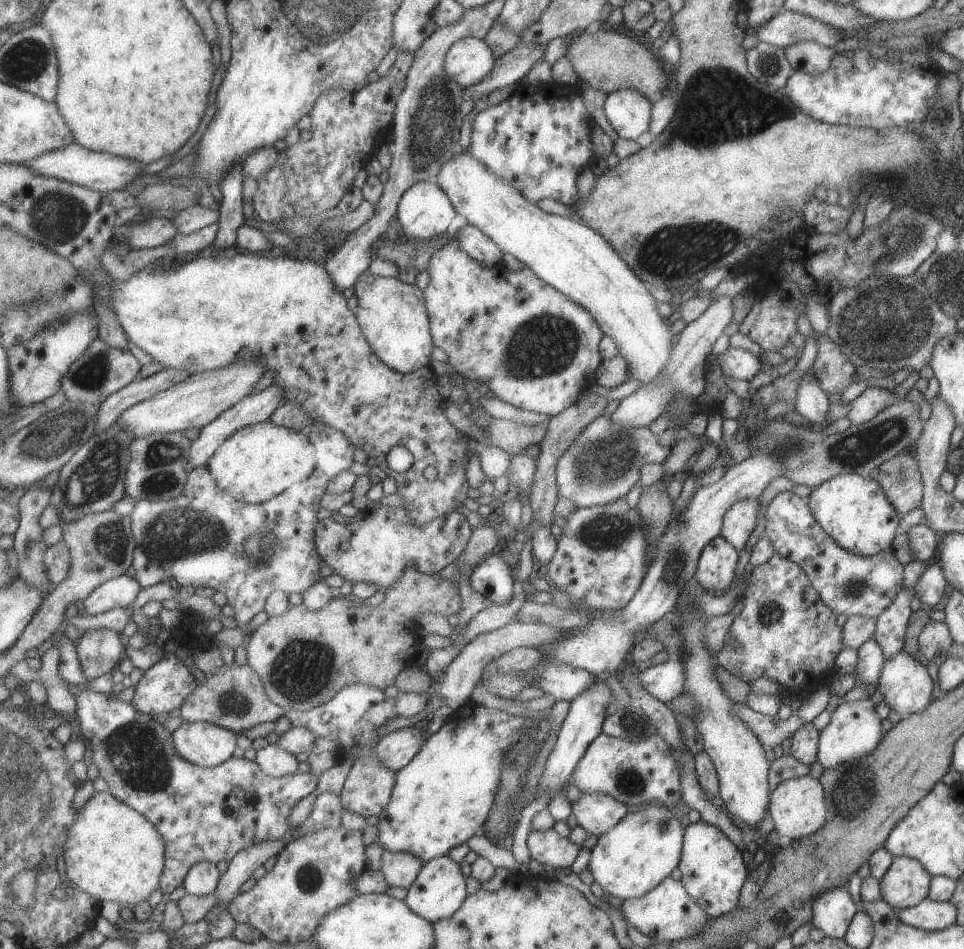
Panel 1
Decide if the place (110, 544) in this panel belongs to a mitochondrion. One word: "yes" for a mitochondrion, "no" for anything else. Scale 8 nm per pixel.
yes

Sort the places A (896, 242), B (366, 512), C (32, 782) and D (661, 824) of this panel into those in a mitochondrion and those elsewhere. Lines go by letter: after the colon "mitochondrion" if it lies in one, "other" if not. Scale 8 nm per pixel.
A: mitochondrion
B: other
C: mitochondrion
D: mitochondrion

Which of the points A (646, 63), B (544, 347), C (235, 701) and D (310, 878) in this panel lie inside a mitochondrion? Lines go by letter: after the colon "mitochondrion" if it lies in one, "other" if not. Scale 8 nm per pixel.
A: other
B: mitochondrion
C: mitochondrion
D: mitochondrion

